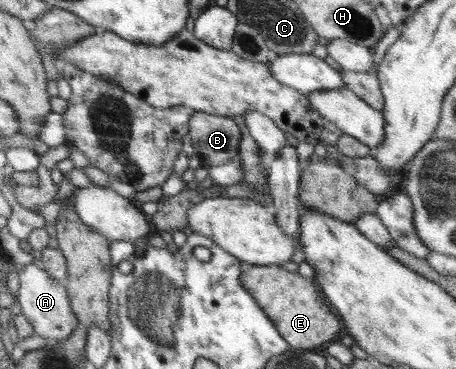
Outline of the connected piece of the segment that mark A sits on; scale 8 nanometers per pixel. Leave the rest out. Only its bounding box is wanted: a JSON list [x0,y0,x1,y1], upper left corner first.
[17,262,79,341]

